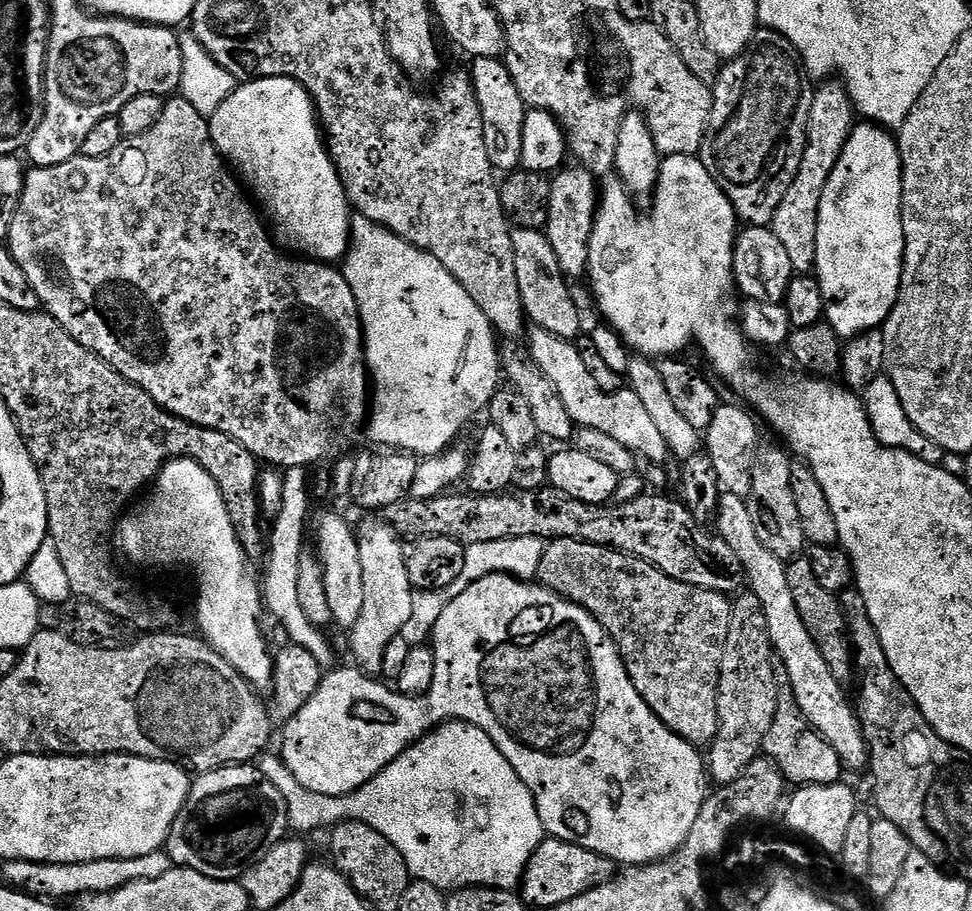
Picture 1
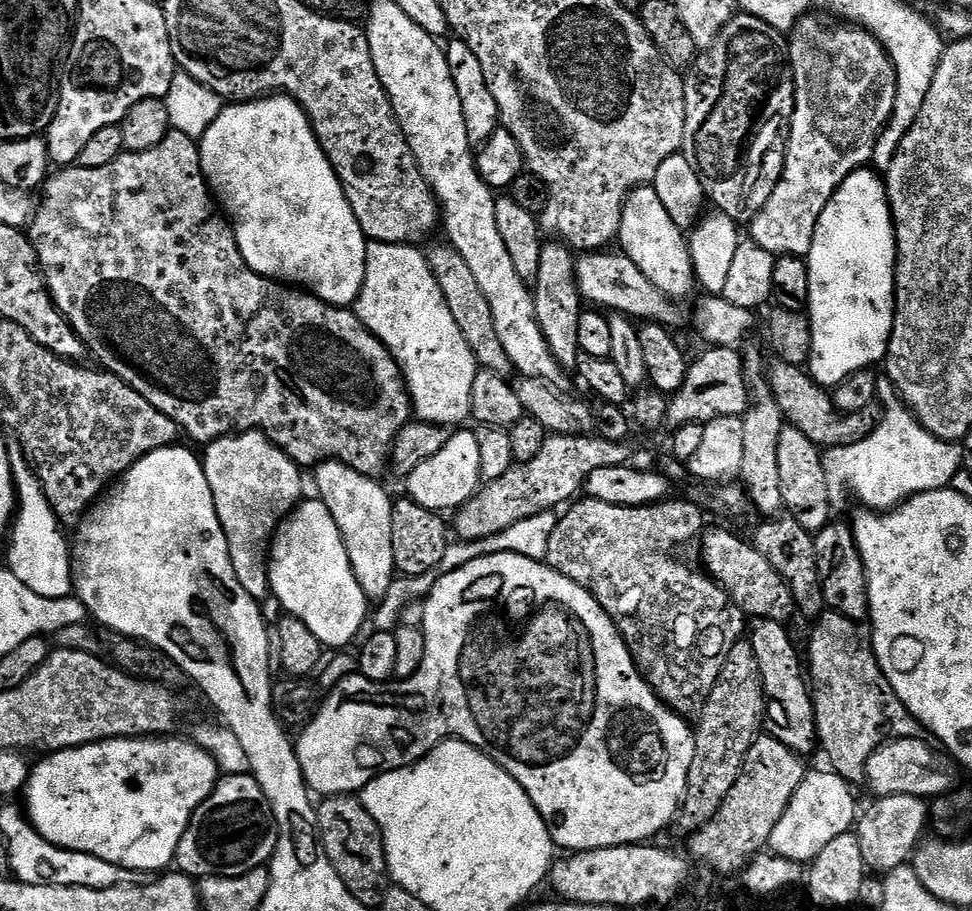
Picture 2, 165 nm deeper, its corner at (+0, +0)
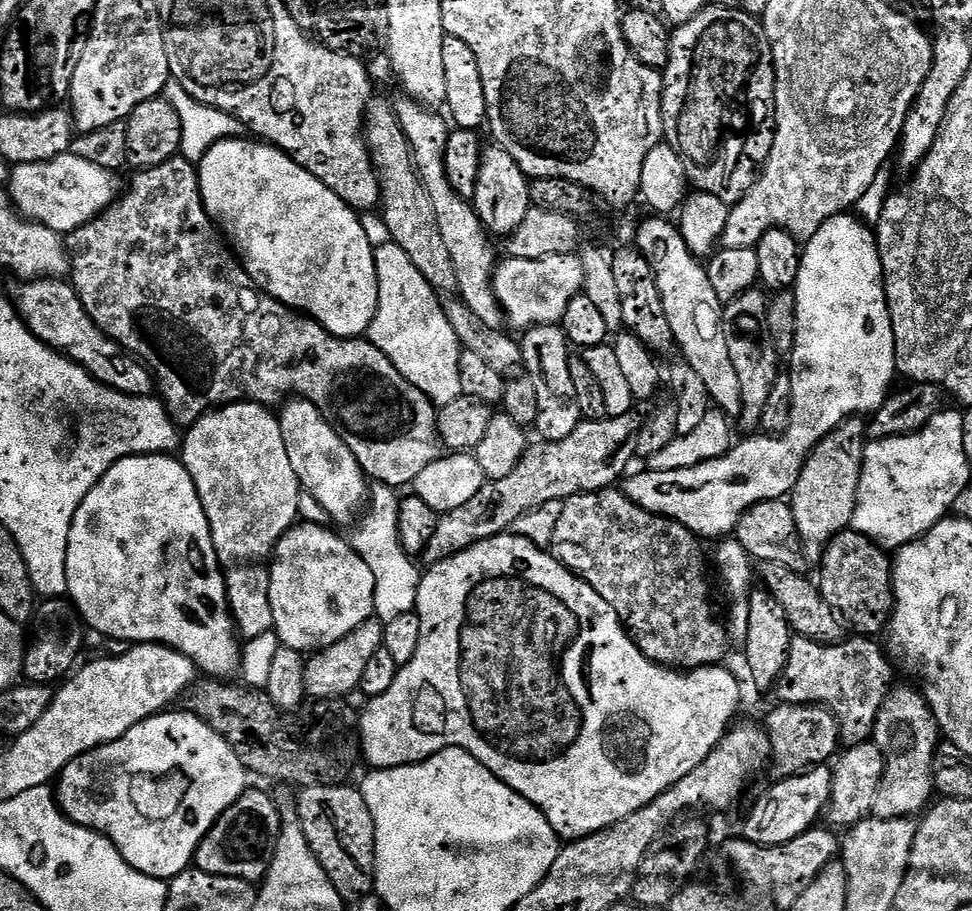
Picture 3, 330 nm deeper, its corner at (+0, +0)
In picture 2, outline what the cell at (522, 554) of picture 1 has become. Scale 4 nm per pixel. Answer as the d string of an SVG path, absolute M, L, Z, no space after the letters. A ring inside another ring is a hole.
M555 511L539 512L525 520L514 522L514 526L510 526L506 530L502 530L498 534L494 534L490 538L482 538L481 540L461 540L459 542L449 543L446 554L442 557L442 562L432 570L422 574L420 577L409 576L400 578L393 583L391 591L387 596L383 597L380 613L377 614L377 625L383 626L385 629L392 630L397 627L398 621L401 619L400 607L403 606L404 600L408 600L411 596L427 597L428 591L440 581L446 574L450 574L454 570L458 570L462 566L466 566L466 562L474 562L483 556L490 554L498 554L499 552L507 554L512 558L523 558L525 560L547 561L548 551L550 550L550 534L554 534L554 526L558 519Z

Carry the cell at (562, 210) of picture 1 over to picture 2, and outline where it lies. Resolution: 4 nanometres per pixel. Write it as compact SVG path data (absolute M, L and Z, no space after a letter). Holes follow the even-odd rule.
M559 242L545 243L538 262L538 278L532 288L534 314L542 330L542 338L550 346L561 369L572 370L580 353L578 344L578 322L582 313L582 297L576 285L576 261L573 249Z

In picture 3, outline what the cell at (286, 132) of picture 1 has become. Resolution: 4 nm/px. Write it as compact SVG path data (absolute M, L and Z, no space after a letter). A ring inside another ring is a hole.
M235 138L224 139L210 146L208 152L198 163L200 174L200 197L204 203L204 208L208 211L208 216L217 229L226 237L227 243L234 249L239 261L248 271L248 277L252 279L260 291L265 292L267 296L272 296L278 302L293 309L303 315L311 316L318 321L330 334L335 336L350 336L360 338L367 333L368 327L374 322L376 311L378 310L378 278L376 277L376 253L374 243L368 237L366 229L360 225L357 209L350 208L330 186L318 182L310 170L298 166L298 162L290 159L283 150L275 148L259 138Z

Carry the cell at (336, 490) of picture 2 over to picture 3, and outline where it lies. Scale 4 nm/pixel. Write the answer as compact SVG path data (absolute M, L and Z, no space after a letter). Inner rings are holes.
M289 399L279 409L278 419L282 442L286 442L286 454L290 458L290 466L294 466L294 474L298 474L301 489L317 500L330 520L351 525L365 507L370 484L354 454L350 454L350 446L342 442L318 406L309 400Z

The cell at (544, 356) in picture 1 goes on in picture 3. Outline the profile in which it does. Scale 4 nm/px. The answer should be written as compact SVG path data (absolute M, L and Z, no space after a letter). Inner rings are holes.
M407 98L397 99L394 111L396 121L402 126L408 145L412 148L416 173L420 175L426 194L430 194L430 202L438 218L438 230L442 230L442 239L446 241L446 250L450 250L450 262L454 262L454 274L458 276L456 292L483 322L490 327L500 328L505 323L505 314L492 289L492 274L496 270L498 255L492 249L490 233L478 218L475 208L451 188L446 176L444 150L450 133L449 121L436 113L439 111Z

